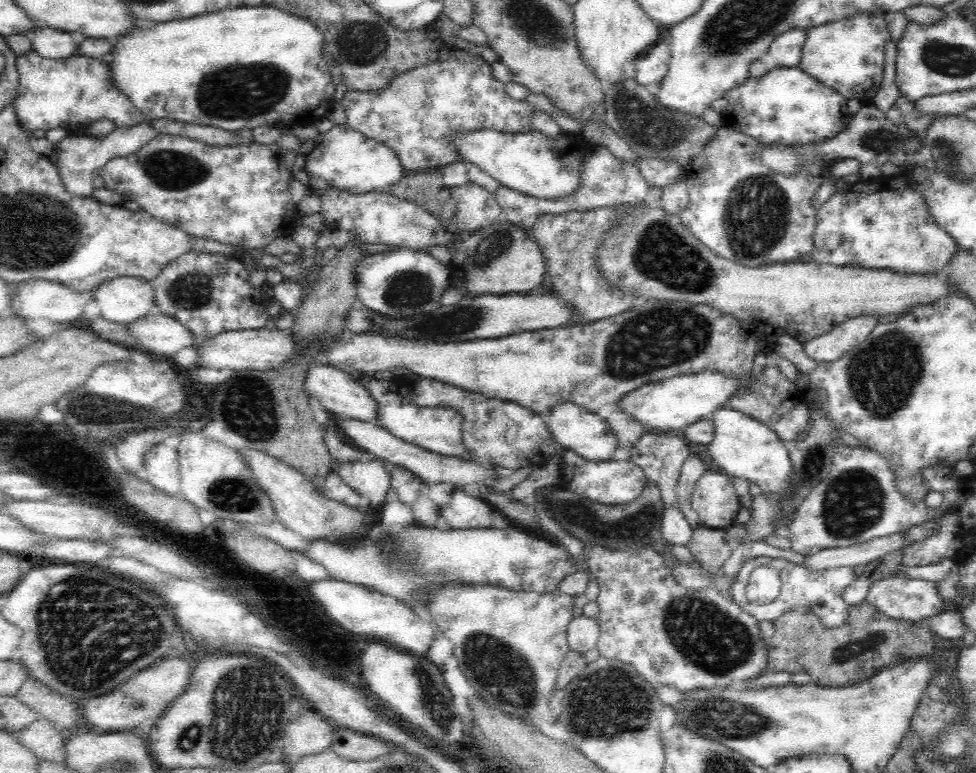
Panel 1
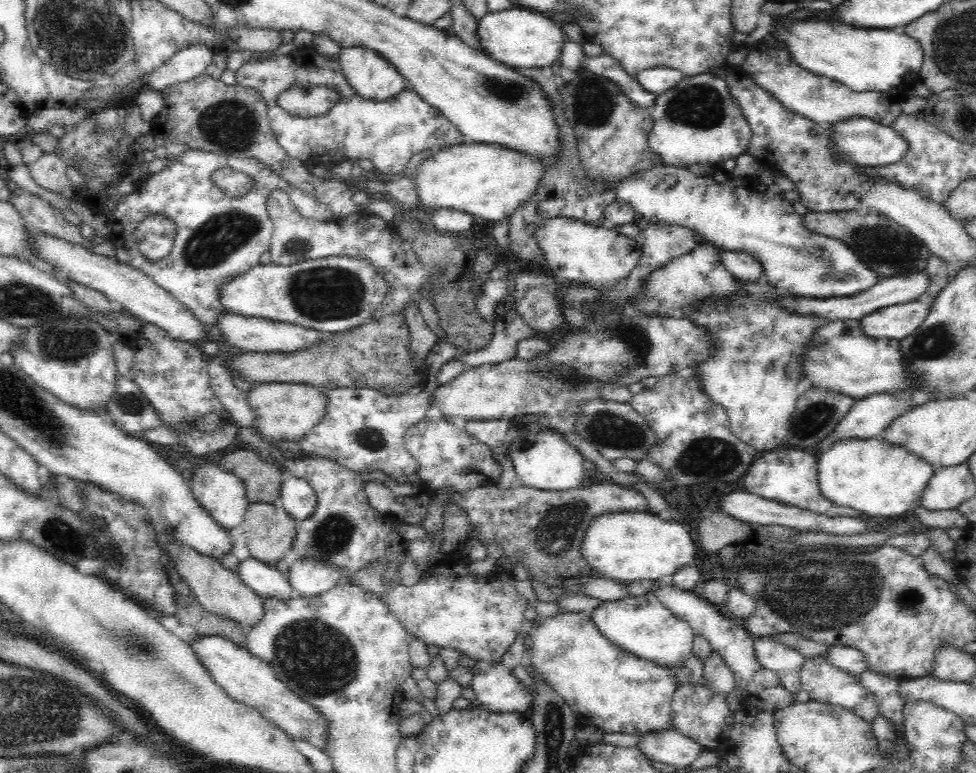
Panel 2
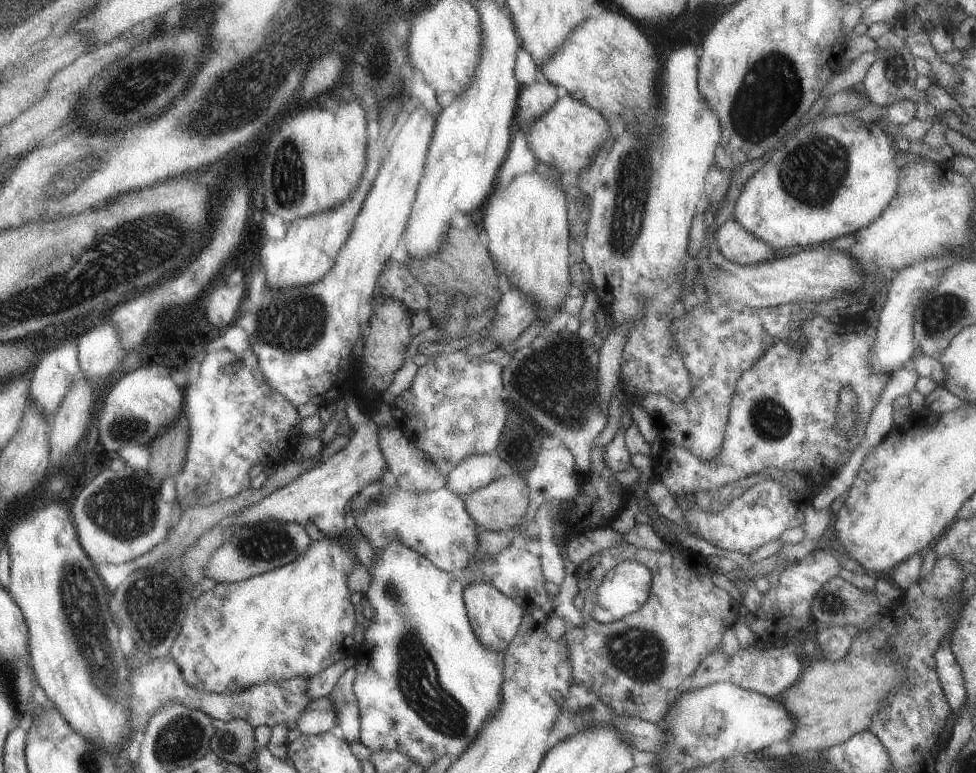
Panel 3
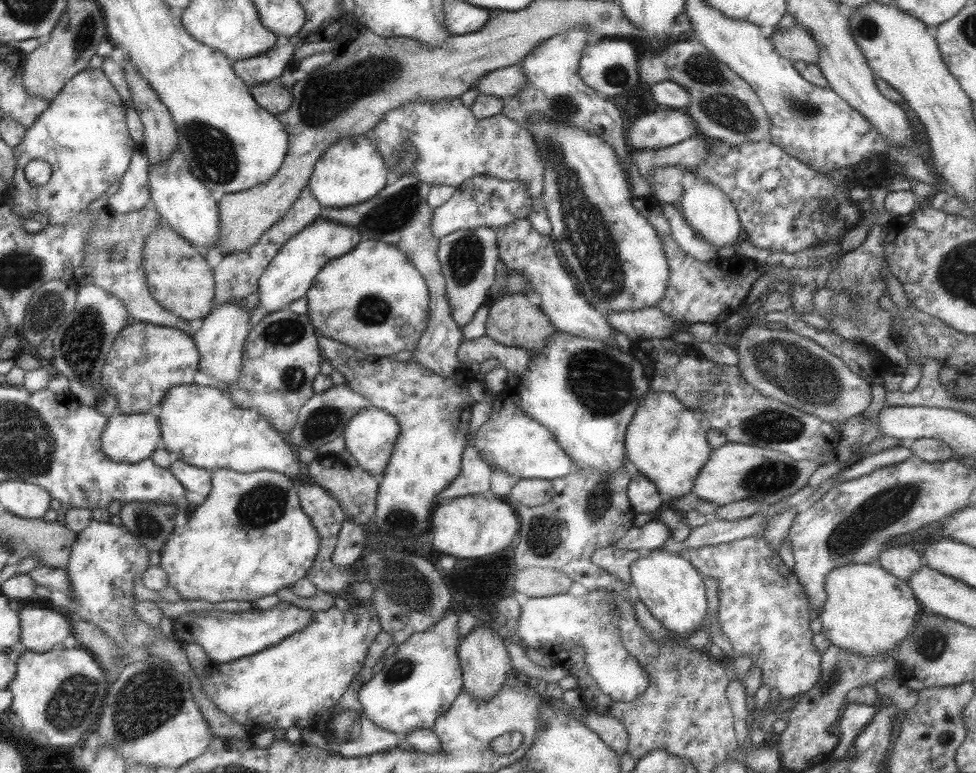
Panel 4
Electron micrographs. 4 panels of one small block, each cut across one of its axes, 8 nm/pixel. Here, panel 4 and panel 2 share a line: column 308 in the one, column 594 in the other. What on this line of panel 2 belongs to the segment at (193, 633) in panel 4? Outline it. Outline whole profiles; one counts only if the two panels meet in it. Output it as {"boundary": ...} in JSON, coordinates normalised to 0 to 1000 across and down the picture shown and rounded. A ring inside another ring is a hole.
{"boundary":[[[669,766],[655,772],[643,770],[635,776],[617,777],[605,793],[605,801],[613,816],[631,836],[674,862],[695,864],[710,846],[711,816],[700,799],[682,787]]]}

